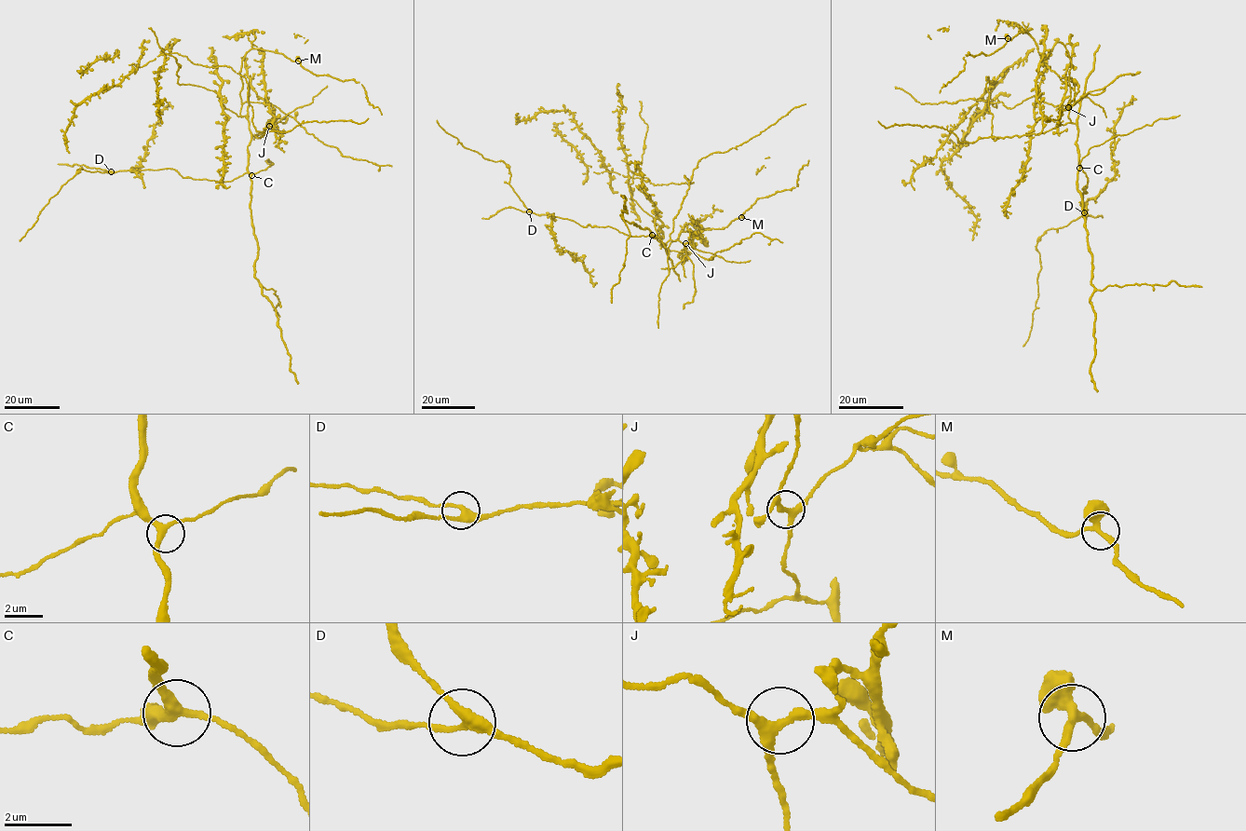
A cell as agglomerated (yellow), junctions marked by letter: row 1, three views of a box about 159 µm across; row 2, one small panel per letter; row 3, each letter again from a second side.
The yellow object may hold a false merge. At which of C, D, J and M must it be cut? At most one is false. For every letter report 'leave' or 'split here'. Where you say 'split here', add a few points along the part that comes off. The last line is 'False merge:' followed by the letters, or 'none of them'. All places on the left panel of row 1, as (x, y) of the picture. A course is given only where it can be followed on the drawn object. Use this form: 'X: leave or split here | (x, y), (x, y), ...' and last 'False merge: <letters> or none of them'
C: leave
D: leave
J: split here | (269, 127), (295, 109), (310, 103), (327, 85)
M: leave
False merge: J

